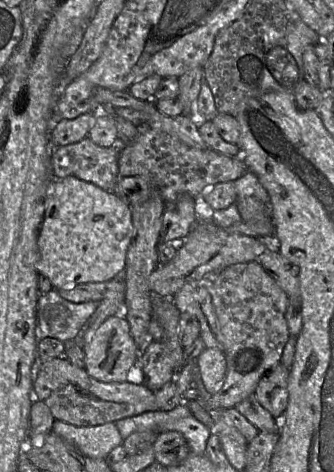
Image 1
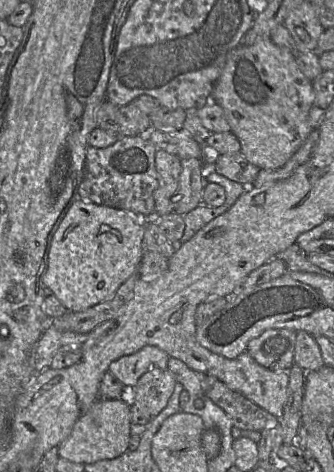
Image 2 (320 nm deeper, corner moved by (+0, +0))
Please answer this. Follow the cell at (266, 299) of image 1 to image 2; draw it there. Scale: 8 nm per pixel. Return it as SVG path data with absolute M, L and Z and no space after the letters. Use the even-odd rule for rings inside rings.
M269 329L252 339L246 351L258 364L272 371L287 371L294 365L296 332Z

